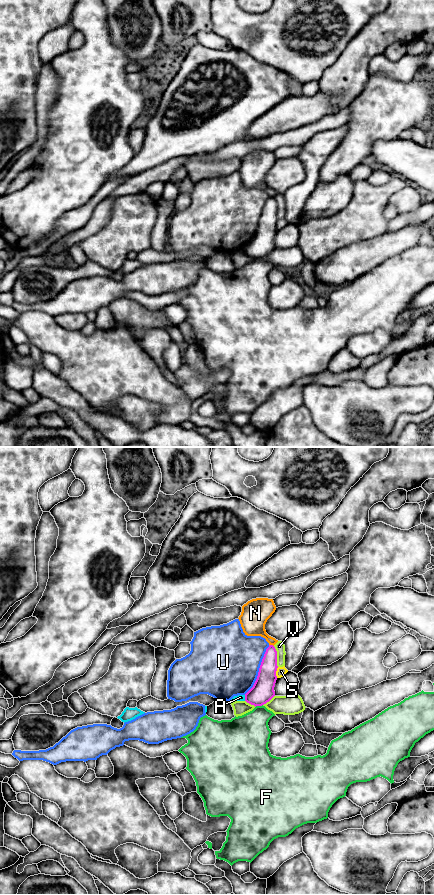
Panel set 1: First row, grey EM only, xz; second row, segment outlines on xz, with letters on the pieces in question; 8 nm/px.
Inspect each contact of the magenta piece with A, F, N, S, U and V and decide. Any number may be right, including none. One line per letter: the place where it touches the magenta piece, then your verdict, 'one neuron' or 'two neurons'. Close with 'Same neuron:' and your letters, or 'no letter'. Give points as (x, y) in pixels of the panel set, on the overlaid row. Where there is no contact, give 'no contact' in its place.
A: contact xz (245, 698); two neurons
F: contact xz (258, 705); two neurons
N: contact xz (271, 645); two neurons
S: contact xz (275, 672); two neurons
U: contact xz (259, 670); two neurons
V: contact xz (276, 656); two neurons
Same neuron: no letter

